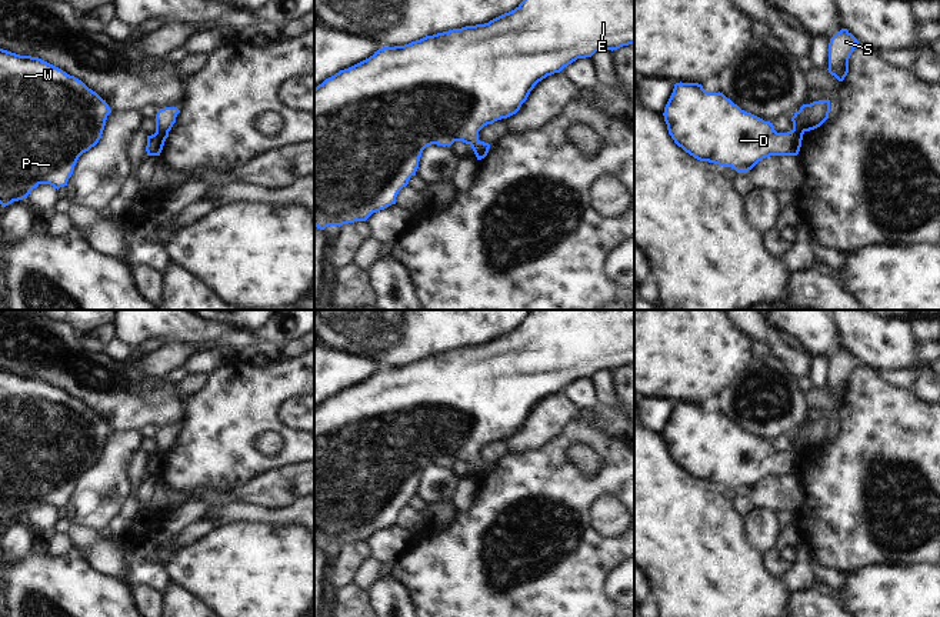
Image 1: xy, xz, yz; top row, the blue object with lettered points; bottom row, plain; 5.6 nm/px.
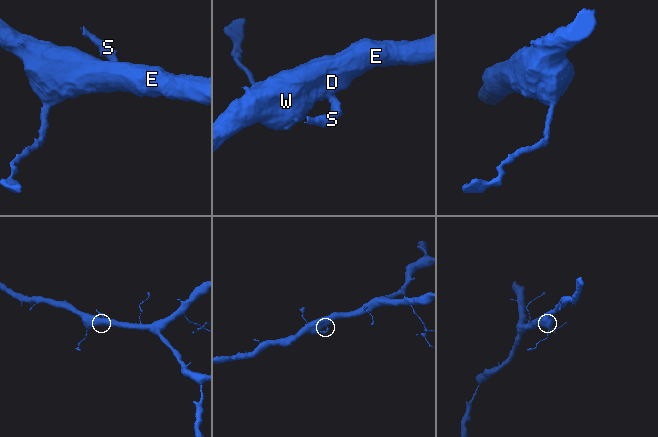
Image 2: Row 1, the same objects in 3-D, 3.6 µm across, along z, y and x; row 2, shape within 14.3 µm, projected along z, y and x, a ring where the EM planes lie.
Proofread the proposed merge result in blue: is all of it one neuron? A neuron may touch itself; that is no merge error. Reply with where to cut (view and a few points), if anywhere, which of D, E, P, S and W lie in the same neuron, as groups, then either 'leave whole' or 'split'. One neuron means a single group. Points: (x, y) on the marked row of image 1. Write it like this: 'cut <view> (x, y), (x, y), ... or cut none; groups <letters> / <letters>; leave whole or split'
cut xy (156, 132), (167, 133); groups D E P W / S; split

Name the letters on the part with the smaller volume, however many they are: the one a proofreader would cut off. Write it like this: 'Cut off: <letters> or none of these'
Cut off: S

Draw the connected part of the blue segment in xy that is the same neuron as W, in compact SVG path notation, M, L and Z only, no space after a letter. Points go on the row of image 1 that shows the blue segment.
M0 49L0 204L27 199L39 184L54 189L67 186L79 157L101 139L107 116L106 100L81 80L61 69L31 56L20 56Z

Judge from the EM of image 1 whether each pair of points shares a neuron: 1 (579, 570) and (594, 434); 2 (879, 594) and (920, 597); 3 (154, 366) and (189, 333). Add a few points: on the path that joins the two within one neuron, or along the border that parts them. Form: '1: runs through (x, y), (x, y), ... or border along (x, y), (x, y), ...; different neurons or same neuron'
1: runs through (584, 536), (583, 499), (607, 474), (607, 469); same neuron
2: runs through (889, 597), (910, 597); same neuron
3: border along (214, 337), (199, 342), (172, 340); different neurons

